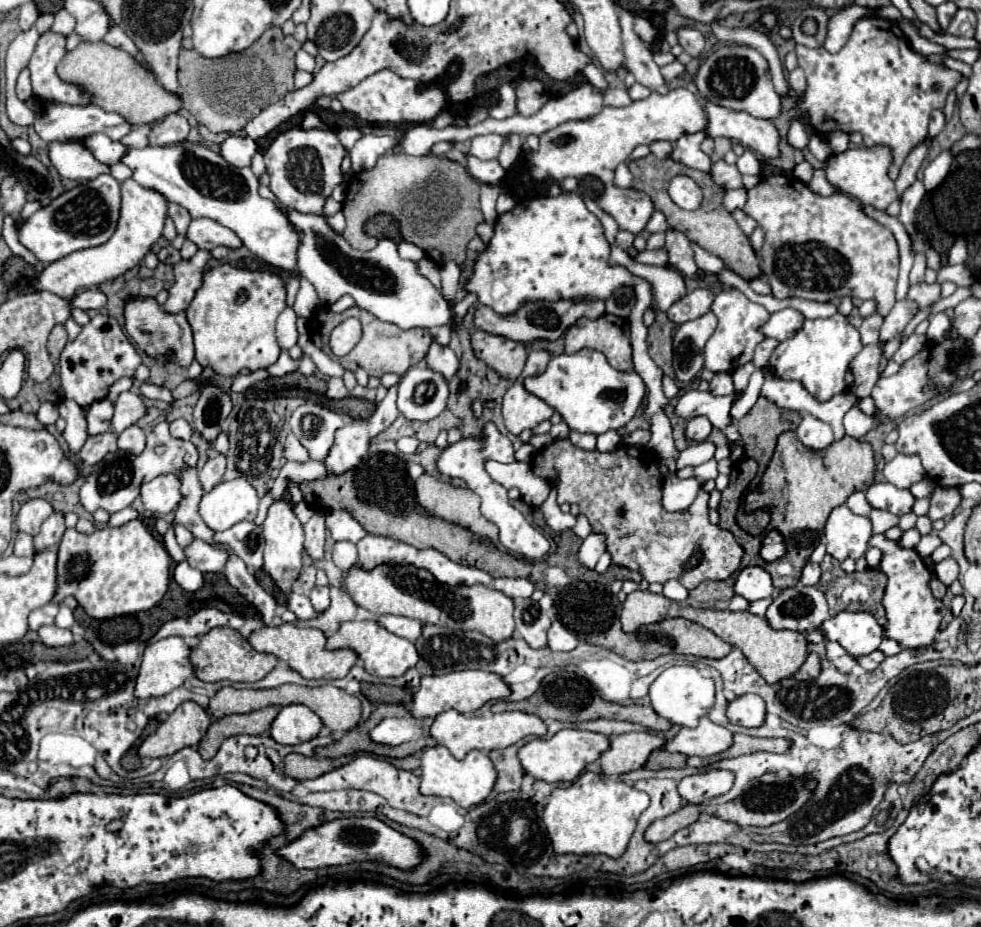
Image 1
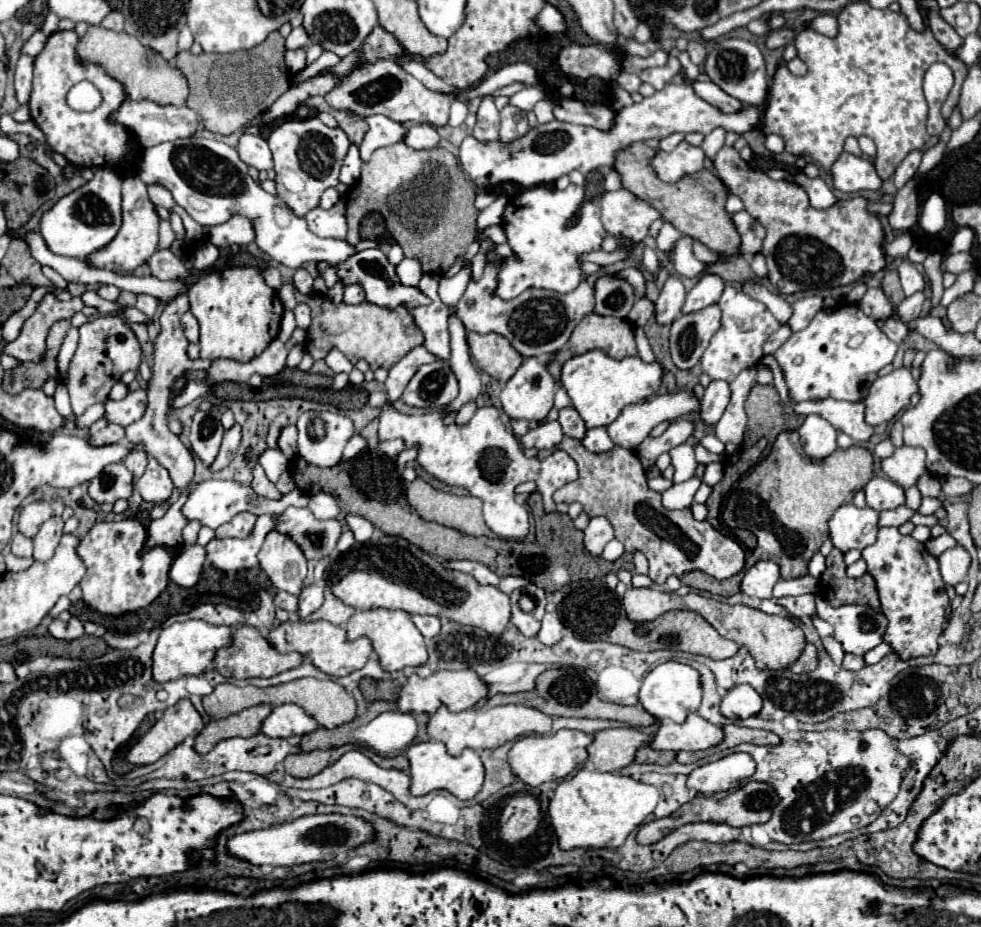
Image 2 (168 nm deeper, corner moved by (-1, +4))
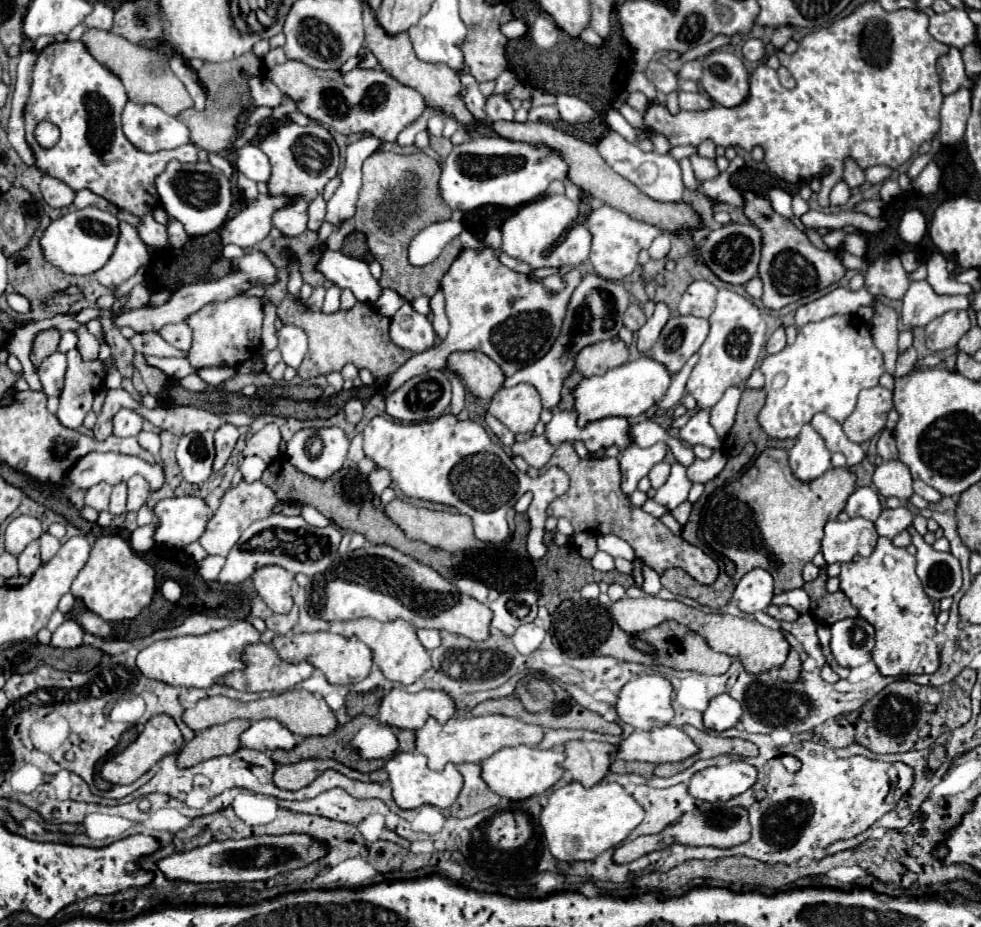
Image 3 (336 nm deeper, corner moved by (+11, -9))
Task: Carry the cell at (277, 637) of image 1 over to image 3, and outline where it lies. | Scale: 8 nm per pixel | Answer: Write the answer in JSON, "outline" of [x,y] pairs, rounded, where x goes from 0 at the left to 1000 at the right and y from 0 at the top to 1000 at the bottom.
{"outline":[[[328,681],[328,683],[306,683],[306,685],[281,685],[275,694],[285,711],[294,715],[306,715],[314,713],[318,715],[324,724],[330,726],[332,735],[338,739],[359,739],[369,735],[377,722],[379,722],[379,707],[371,694],[367,694],[363,687],[351,689],[349,685]]]}

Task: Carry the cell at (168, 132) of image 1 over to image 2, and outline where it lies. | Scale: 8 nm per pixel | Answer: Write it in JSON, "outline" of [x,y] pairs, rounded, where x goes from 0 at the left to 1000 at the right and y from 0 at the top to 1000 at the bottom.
{"outline":[[[128,108],[114,127],[120,129],[122,134],[126,134],[128,138],[133,138],[147,160],[159,157],[159,155],[165,155],[171,151],[175,153],[179,149],[194,149],[200,145],[200,138],[202,138],[202,123],[198,119],[194,119],[192,114],[163,114],[163,112],[151,110],[151,108],[145,108],[145,110]]]}

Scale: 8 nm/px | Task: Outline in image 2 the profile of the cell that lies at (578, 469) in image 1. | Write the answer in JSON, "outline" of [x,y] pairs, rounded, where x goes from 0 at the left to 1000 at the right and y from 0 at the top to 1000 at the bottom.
{"outline":[[[575,470],[575,475],[571,477],[573,485],[577,485],[589,501],[589,507],[591,507],[591,516],[587,520],[581,520],[577,524],[573,524],[571,529],[565,531],[565,539],[567,542],[577,542],[577,544],[583,544],[583,542],[591,542],[595,552],[606,559],[606,557],[618,557],[620,563],[624,565],[626,574],[628,574],[628,580],[636,587],[638,595],[656,595],[659,602],[661,602],[661,608],[663,608],[663,615],[661,615],[661,624],[669,630],[677,630],[679,624],[683,619],[687,621],[695,621],[703,615],[716,615],[732,626],[740,626],[748,619],[752,619],[758,611],[758,593],[752,585],[736,578],[732,572],[728,572],[722,563],[709,563],[703,554],[703,550],[679,550],[673,542],[673,533],[663,529],[661,522],[659,522],[659,509],[650,496],[650,492],[644,488],[644,485],[638,485],[638,483],[632,483],[628,481],[626,485],[622,488],[614,488],[614,490],[606,490],[606,488],[599,488],[591,475],[585,475],[581,470]]]}

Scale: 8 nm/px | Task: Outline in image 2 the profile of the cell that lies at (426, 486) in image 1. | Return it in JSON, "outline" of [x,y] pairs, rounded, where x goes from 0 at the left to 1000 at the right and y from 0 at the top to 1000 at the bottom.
{"outline":[[[424,516],[422,520],[416,522],[414,537],[420,544],[420,548],[428,554],[428,559],[432,559],[436,563],[444,563],[444,565],[469,572],[471,576],[477,576],[477,578],[497,578],[497,580],[504,578],[502,572],[493,565],[491,539],[489,537],[483,537],[483,535],[463,535],[463,533],[457,533],[457,531],[440,526],[438,522],[434,522],[428,516]]]}

